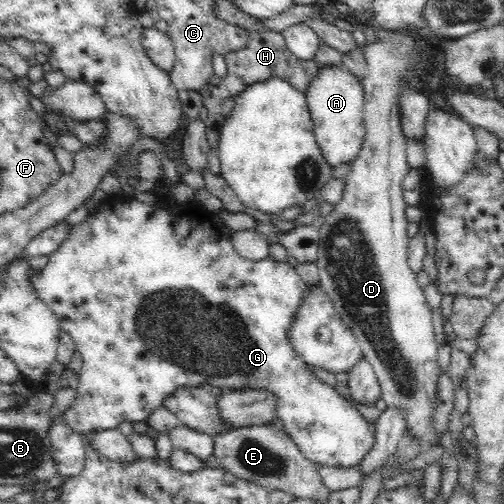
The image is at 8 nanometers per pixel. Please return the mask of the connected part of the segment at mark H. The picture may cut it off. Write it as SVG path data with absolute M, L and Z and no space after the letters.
M262 30L259 32L248 31L248 44L240 50L228 51L225 54L227 64L226 76L220 79L218 86L208 84L202 88L200 95L204 98L204 111L217 110L224 98L236 97L253 83L263 82L270 77L278 77L286 82L300 93L306 92L312 77L318 72L320 66L314 62L314 59L302 60L294 56L288 47L284 36L280 32Z

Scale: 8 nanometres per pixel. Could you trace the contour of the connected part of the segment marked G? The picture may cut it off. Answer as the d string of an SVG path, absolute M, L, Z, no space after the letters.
M106 196L99 207L89 213L86 220L79 222L71 228L69 238L64 240L58 248L48 255L48 262L40 270L32 269L27 276L38 298L48 306L59 320L61 330L66 331L75 342L75 349L83 358L83 365L78 371L79 381L76 389L76 398L72 405L63 412L61 421L70 431L80 436L88 436L100 430L117 428L121 422L137 424L145 421L150 413L162 407L163 400L169 397L180 387L206 386L208 382L222 380L220 386L228 386L227 390L243 390L248 388L261 388L269 390L276 399L275 419L280 421L286 429L290 439L301 450L302 455L314 464L340 467L347 471L352 466L359 464L376 442L375 424L369 423L362 414L341 396L334 387L318 379L308 368L308 363L300 358L300 353L292 348L288 339L288 330L292 328L292 320L302 298L308 294L310 285L296 273L296 269L286 261L278 261L273 257L262 260L248 260L242 258L232 246L233 232L225 226L218 217L218 212L206 210L198 201L187 204L175 204L169 198L157 204L139 202L130 196Z

